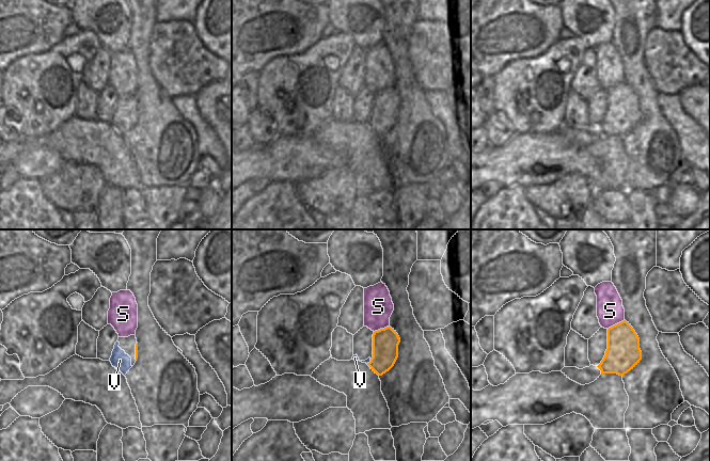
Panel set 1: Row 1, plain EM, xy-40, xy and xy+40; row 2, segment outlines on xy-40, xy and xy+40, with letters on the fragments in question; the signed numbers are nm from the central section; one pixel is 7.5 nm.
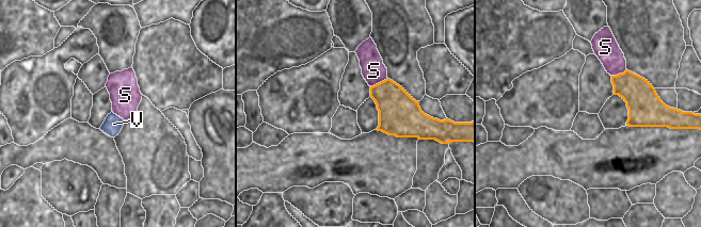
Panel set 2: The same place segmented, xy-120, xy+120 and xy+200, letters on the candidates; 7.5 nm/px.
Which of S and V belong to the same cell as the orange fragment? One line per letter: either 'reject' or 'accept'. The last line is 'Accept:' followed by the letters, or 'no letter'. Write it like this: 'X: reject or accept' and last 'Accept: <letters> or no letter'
S: reject
V: accept
Accept: V

